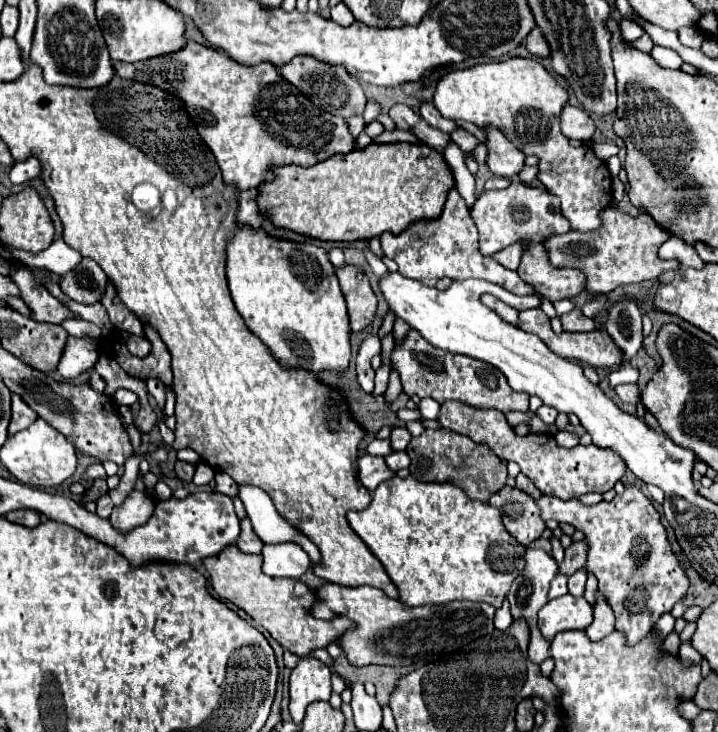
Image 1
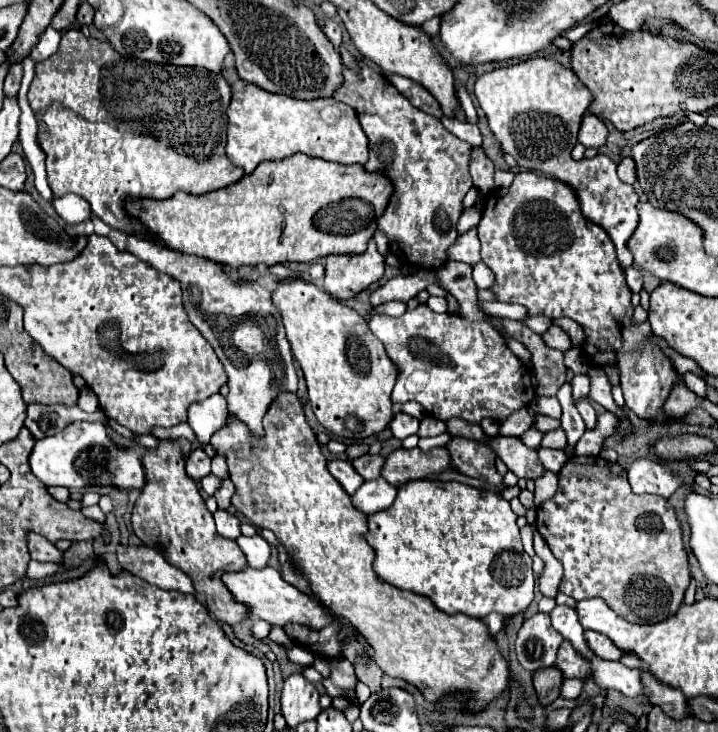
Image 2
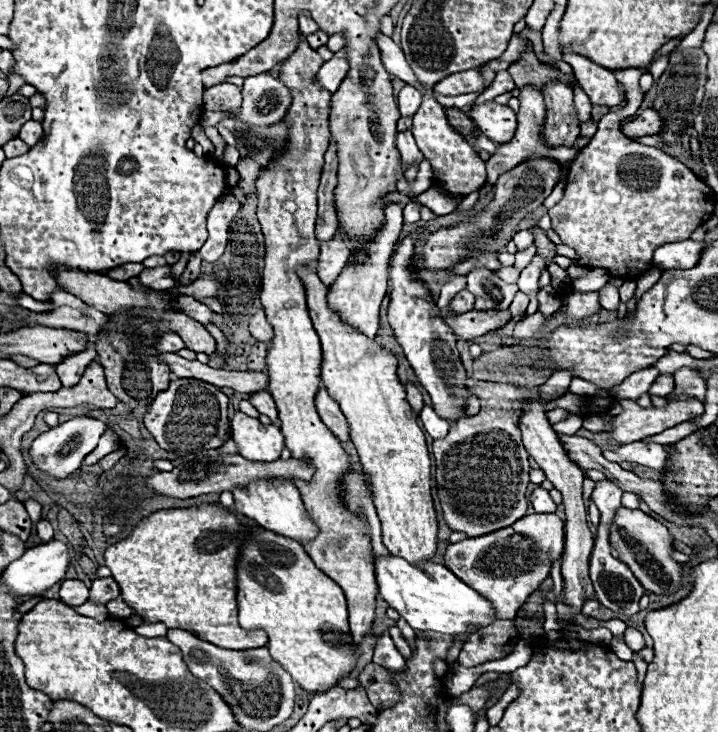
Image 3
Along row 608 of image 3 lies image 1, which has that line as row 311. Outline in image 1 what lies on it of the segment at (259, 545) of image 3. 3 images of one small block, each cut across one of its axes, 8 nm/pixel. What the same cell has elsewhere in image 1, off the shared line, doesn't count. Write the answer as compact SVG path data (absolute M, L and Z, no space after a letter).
M238 226L236 230L236 236L230 240L228 244L228 266L226 266L226 274L228 274L228 286L230 286L230 292L232 292L232 300L240 312L240 316L244 318L246 326L268 346L270 354L284 366L284 368L304 368L304 370L310 370L314 374L322 372L322 370L330 370L330 372L338 372L338 374L344 374L348 364L350 364L350 324L348 324L348 312L346 312L346 302L344 302L344 296L342 296L342 290L338 286L338 278L334 274L334 266L332 262L328 260L328 254L318 248L318 246L312 246L312 244L296 244L296 242L286 242L286 240L274 240L270 236L266 236L262 230L252 230L250 226Z

